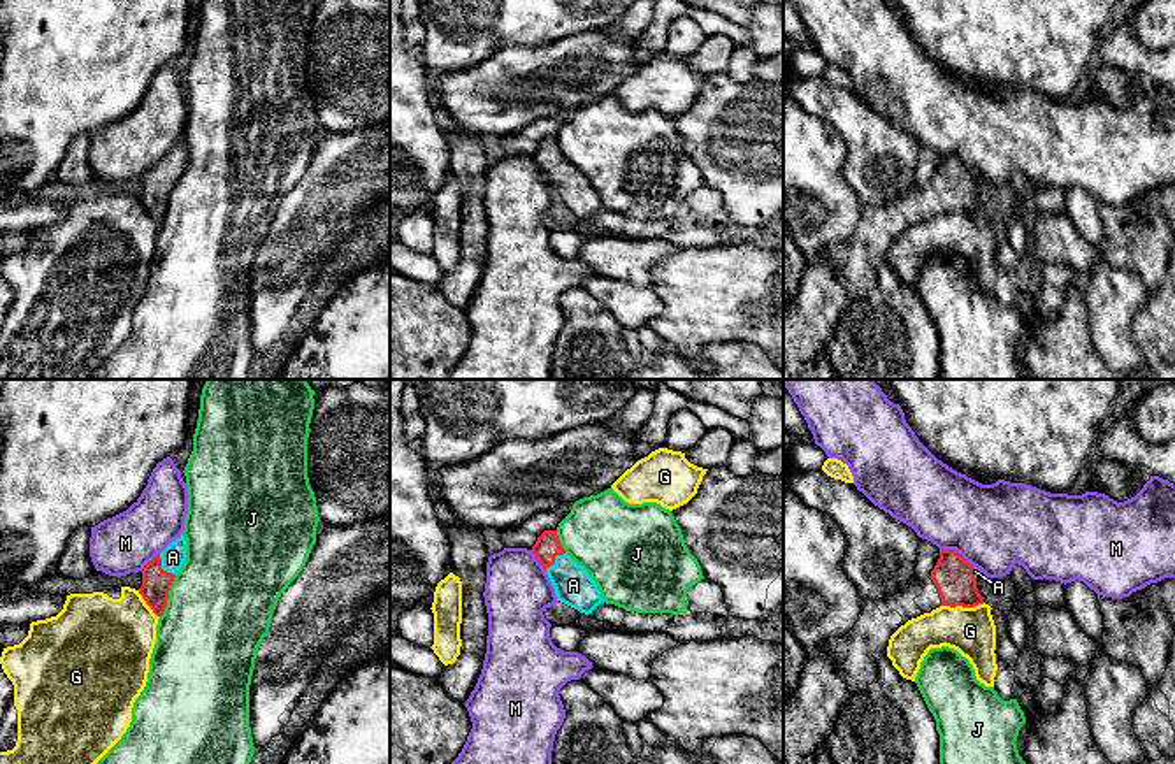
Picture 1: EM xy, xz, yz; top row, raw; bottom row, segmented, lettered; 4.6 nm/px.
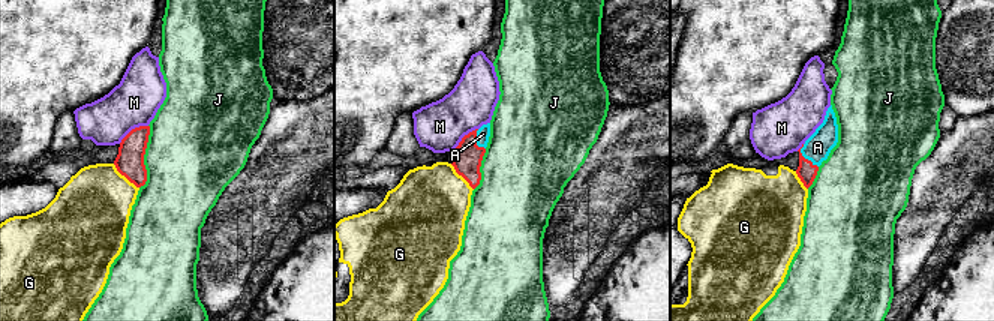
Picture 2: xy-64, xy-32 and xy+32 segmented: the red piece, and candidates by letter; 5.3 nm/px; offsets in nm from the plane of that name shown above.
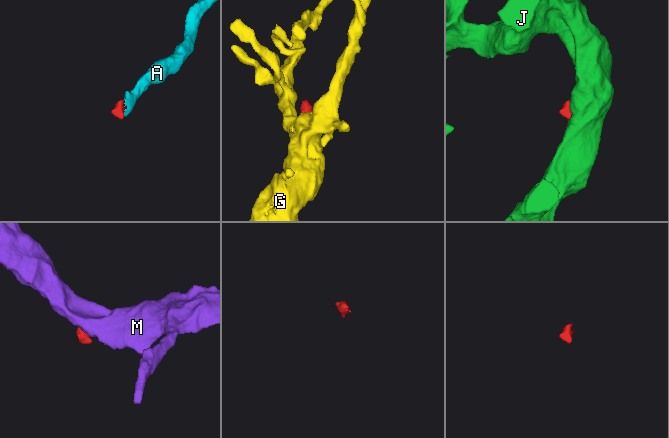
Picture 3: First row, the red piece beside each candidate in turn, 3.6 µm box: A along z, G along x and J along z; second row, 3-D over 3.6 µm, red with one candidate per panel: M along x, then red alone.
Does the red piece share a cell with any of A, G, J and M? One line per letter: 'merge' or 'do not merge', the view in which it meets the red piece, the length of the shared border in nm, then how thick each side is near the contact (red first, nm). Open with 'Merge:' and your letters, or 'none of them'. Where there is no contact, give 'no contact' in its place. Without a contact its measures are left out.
Merge: A
A: merge; meets red in xy; contact 120 nm long; 130 nm thick on the red side, 110 nm on the other
G: do not merge; meets red in yz; contact 200 nm long; 180 nm thick on the red side, 220 nm on the other
J: do not merge; meets red in xy; contact 240 nm long; 130 nm thick on the red side, 480 nm on the other
M: do not merge; meets red in yz; contact 180 nm long; 180 nm thick on the red side, 380 nm on the other

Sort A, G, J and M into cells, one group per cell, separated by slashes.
A / G / J / M

